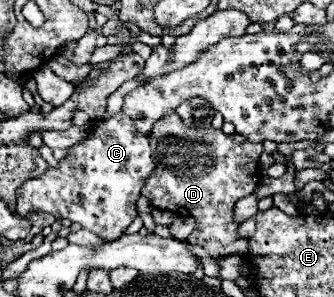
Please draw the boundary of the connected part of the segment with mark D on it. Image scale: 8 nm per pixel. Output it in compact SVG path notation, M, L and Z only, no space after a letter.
M175 112L165 116L163 120L159 120L153 126L153 134L149 136L149 140L151 140L155 170L147 178L141 194L159 210L169 210L179 216L195 218L197 228L189 234L187 242L205 248L211 258L219 260L219 258L233 256L233 254L245 256L247 248L249 248L249 238L239 236L237 230L239 230L241 222L233 220L233 212L235 212L235 202L243 196L253 194L255 188L259 186L259 180L253 180L253 178L257 178L255 174L259 172L259 156L263 152L263 146L259 142L253 144L239 134L227 136L227 134L223 134L223 130L217 130L213 126L209 126L209 128L187 126Z

